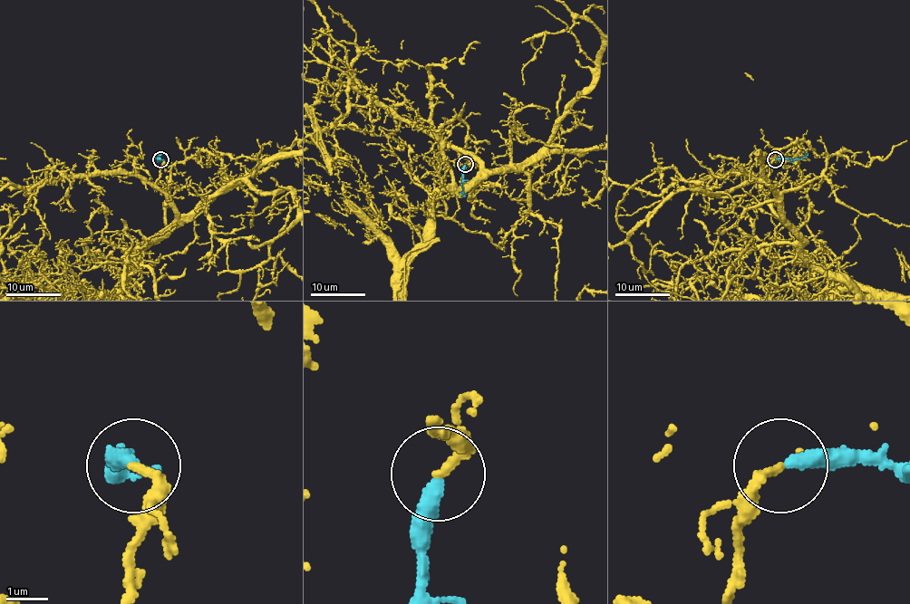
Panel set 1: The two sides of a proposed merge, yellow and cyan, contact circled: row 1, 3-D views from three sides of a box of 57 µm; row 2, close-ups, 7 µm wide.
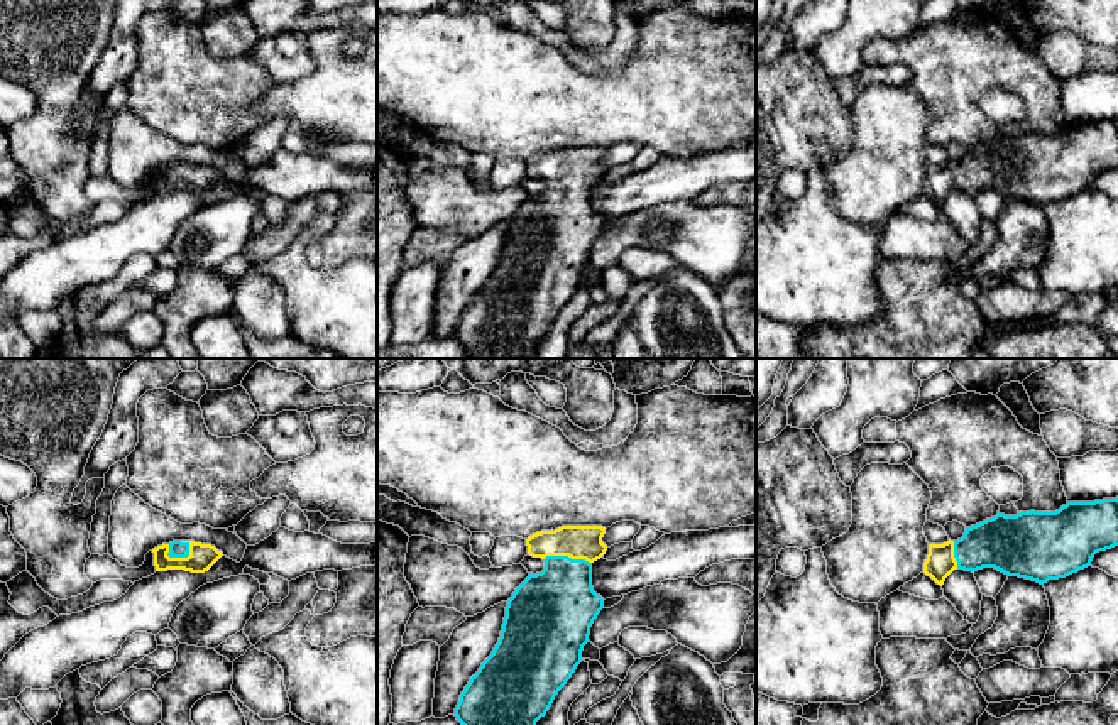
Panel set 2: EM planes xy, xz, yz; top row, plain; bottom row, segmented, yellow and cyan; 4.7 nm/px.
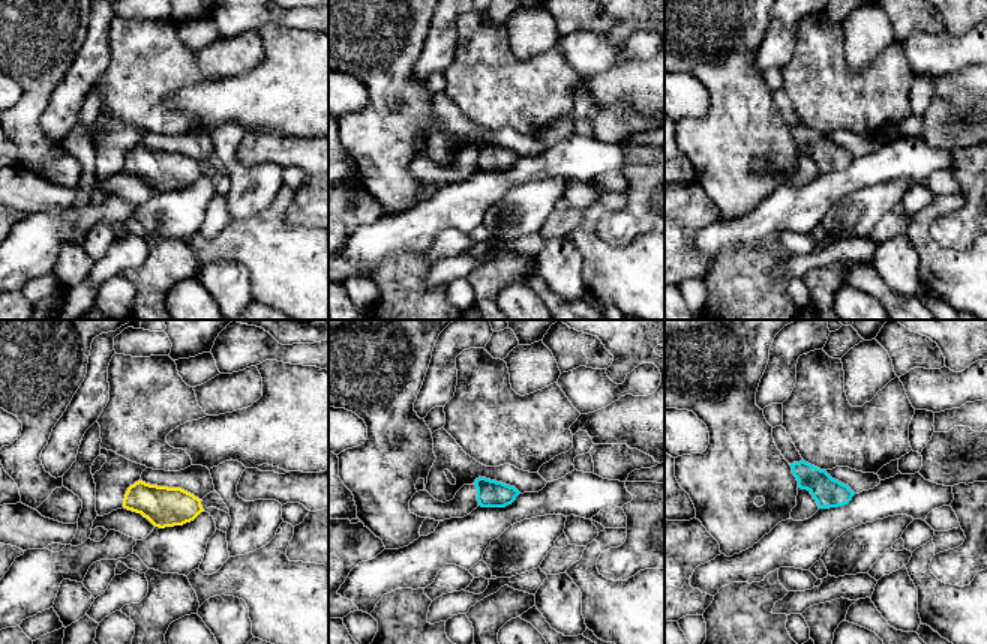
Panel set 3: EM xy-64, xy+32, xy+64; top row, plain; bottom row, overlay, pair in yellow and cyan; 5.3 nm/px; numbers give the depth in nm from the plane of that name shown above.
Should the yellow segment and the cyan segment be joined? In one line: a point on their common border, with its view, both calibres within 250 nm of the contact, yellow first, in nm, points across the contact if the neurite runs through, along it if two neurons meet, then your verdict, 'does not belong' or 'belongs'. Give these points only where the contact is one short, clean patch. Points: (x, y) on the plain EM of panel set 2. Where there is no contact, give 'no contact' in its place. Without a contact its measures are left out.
contact xy (183, 179); calibres 130 and 80 nm; way xy (202, 178), (183, 179), (176, 169); belongs

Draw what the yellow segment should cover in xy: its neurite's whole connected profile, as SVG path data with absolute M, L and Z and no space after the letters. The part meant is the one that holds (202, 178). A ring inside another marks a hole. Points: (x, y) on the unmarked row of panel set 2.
M173 162L154 169L152 174L156 193L205 194L223 177L215 167L195 162Z

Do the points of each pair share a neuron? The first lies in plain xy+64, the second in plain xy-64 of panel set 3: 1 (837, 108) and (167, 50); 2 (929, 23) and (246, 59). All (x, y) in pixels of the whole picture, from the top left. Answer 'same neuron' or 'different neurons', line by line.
1: same neuron
2: different neurons

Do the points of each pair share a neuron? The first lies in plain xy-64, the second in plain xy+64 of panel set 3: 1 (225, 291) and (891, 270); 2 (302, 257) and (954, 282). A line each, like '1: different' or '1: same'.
1: same
2: same

